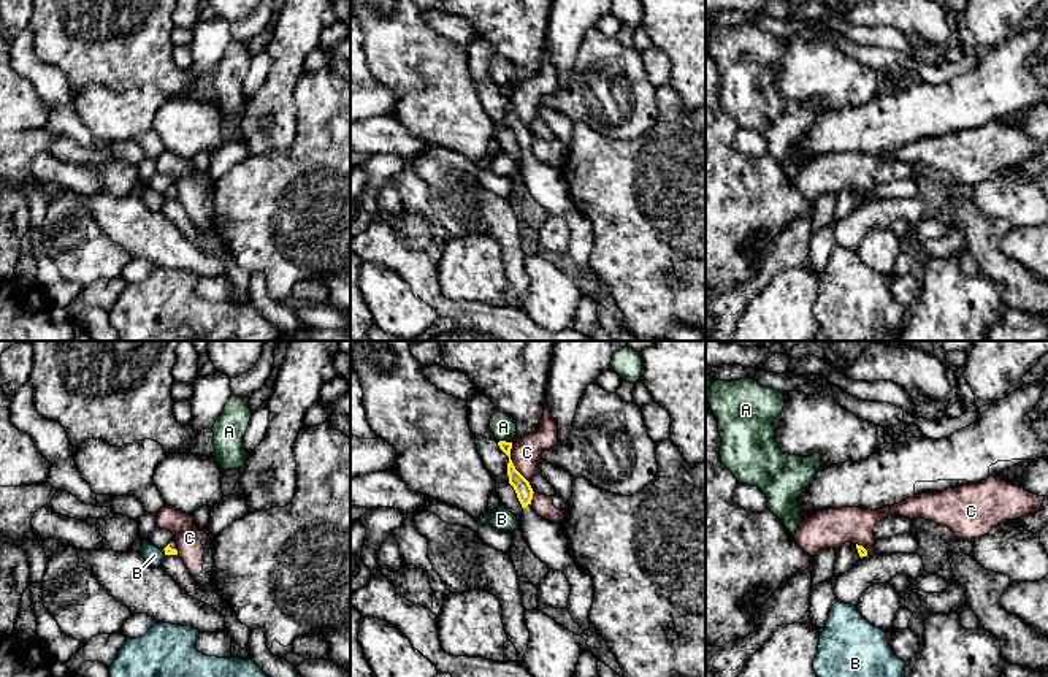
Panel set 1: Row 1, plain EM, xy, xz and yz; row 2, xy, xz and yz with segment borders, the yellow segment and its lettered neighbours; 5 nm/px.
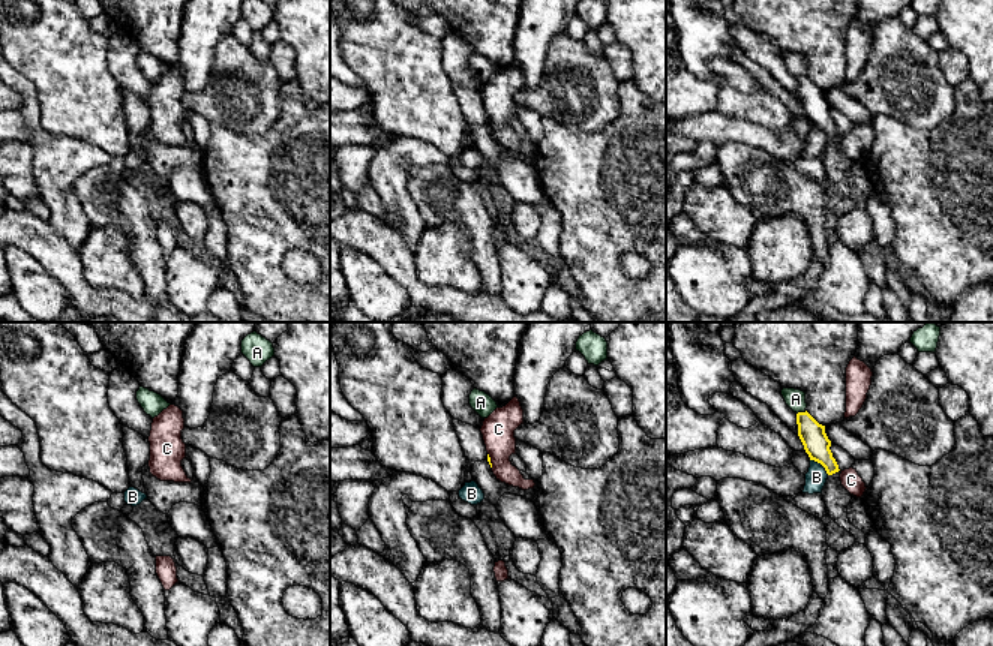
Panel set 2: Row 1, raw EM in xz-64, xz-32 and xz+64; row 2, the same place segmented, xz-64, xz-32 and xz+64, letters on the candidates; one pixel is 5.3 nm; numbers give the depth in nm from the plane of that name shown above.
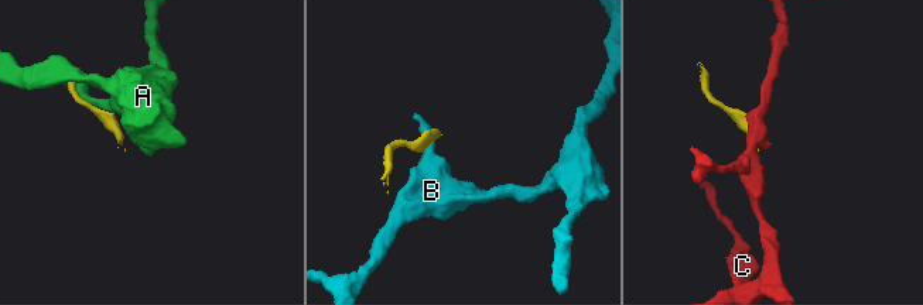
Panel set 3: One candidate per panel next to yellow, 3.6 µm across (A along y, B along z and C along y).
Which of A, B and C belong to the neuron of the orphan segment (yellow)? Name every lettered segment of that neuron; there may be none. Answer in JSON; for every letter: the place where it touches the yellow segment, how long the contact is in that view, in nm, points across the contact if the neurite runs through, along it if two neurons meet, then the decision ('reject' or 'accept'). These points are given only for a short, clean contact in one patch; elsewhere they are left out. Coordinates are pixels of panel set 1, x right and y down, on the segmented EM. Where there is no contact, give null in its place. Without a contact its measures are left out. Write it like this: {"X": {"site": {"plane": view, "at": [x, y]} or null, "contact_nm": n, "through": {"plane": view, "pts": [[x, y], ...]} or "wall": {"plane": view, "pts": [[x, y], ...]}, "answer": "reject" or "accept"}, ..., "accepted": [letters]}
{"A": {"site": {"plane": "xz", "at": [504, 441]}, "contact_nm": 70, "answer": "reject"}, "B": {"site": {"plane": "xy", "at": [165, 552]}, "contact_nm": 40, "wall": {"plane": "xy", "pts": [[162, 549], [165, 555]]}, "answer": "reject"}, "C": {"site": {"plane": "xz", "at": [512, 463]}, "contact_nm": 220, "wall": {"plane": "xz", "pts": [[511, 443], [511, 462], [528, 482]]}, "answer": "reject"}, "accepted": []}

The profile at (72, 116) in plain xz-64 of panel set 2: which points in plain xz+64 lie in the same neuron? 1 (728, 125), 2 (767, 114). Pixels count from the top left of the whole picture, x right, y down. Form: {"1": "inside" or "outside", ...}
{"1": "outside", "2": "inside"}

